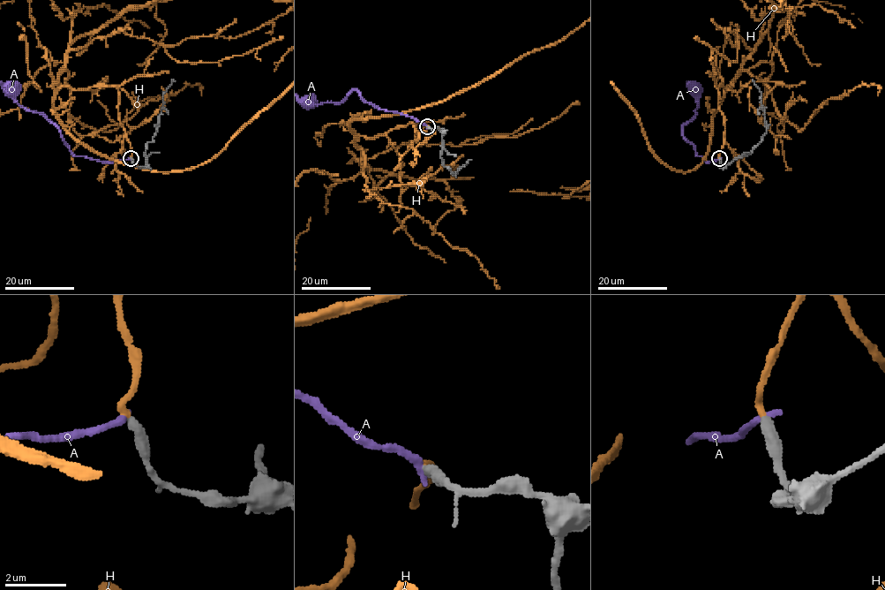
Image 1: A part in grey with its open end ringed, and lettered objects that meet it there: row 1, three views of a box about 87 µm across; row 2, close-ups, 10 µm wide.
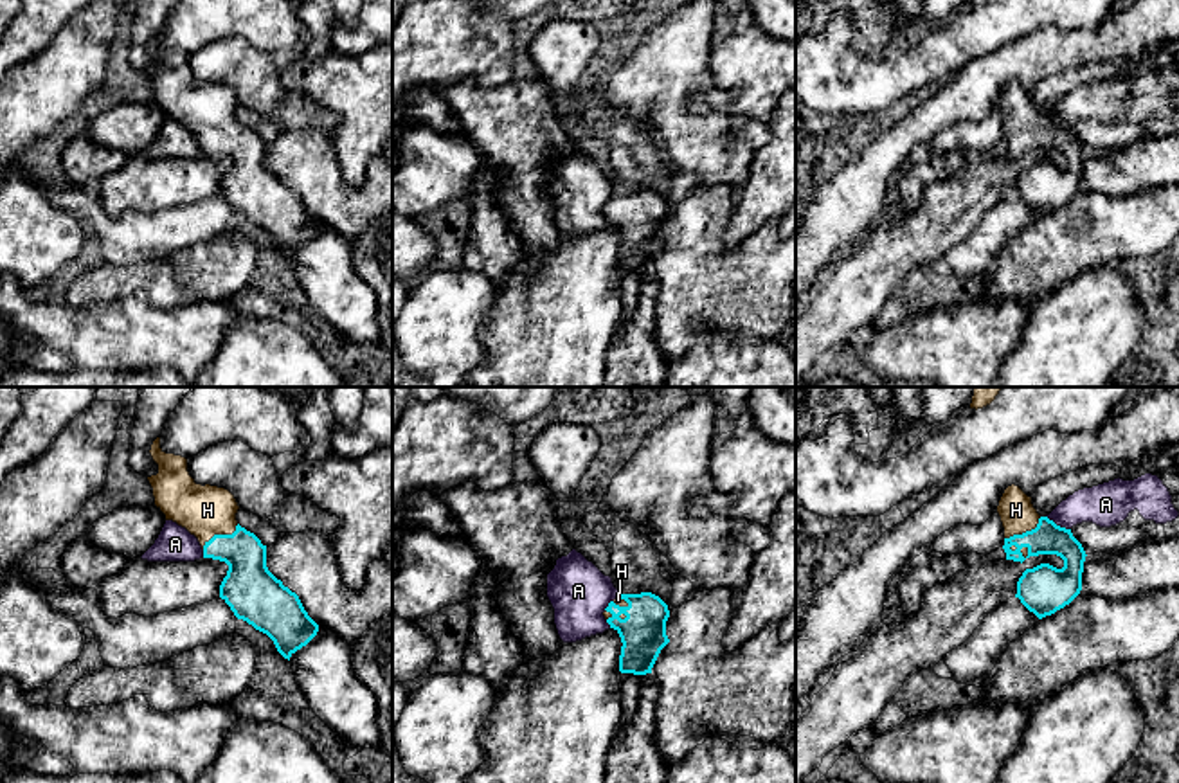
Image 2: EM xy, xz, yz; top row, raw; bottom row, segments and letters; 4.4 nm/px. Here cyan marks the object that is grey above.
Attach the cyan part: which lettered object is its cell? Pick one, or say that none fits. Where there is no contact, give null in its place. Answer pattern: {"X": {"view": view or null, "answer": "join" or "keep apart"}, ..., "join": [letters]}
{"A": {"view": "yz", "answer": "keep apart"}, "H": {"view": "xy", "answer": "join"}, "join": ["H"]}

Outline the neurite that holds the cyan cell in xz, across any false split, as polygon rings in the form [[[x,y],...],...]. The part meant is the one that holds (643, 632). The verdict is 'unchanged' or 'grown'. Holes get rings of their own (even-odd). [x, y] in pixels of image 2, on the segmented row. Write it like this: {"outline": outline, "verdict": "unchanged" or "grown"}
{"outline": [[[652,592],[619,594],[603,612],[610,628],[621,637],[619,671],[646,675],[670,643],[668,605]]], "verdict": "grown"}

